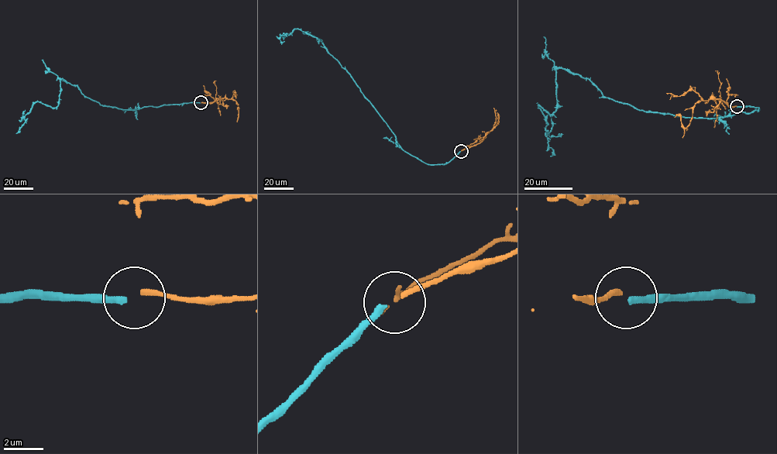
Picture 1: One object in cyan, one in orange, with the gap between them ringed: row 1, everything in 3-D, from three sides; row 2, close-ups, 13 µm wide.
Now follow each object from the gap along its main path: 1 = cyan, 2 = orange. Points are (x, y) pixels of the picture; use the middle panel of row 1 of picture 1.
1: (460, 151), (441, 164), (427, 164), (404, 151), (350, 73), (321, 40), (296, 29), (279, 38), (276, 36)
2: (461, 151), (483, 139), (498, 124), (497, 112)

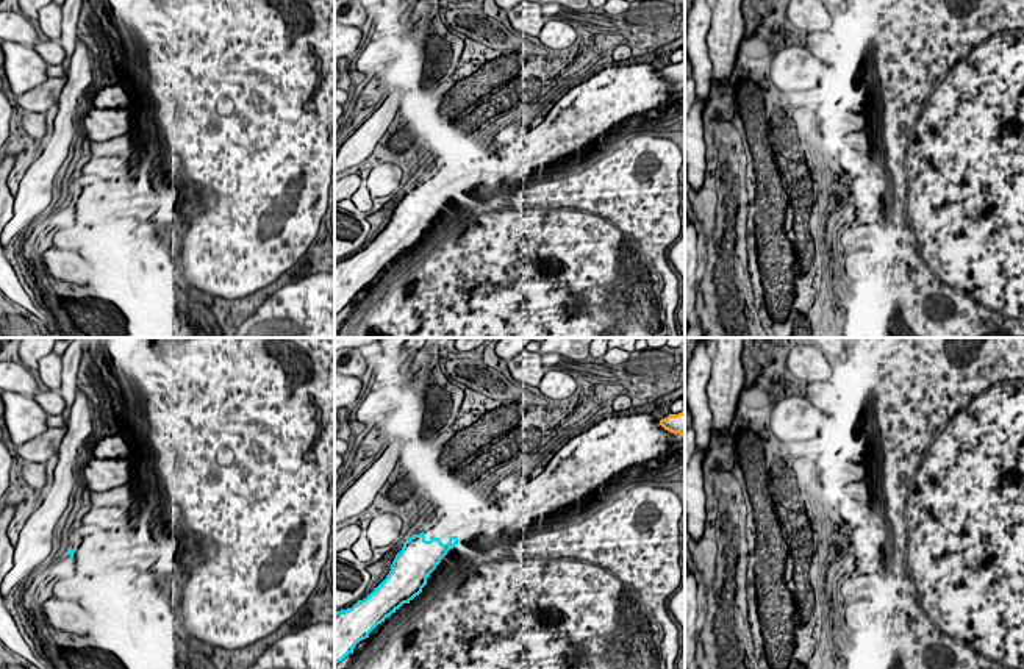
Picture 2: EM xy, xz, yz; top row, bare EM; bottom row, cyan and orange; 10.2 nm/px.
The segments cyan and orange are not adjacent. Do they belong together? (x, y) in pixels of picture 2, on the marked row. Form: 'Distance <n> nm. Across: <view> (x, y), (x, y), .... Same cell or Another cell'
Distance 2400 nm. Across: xz (457, 536), (660, 424). Another cell

